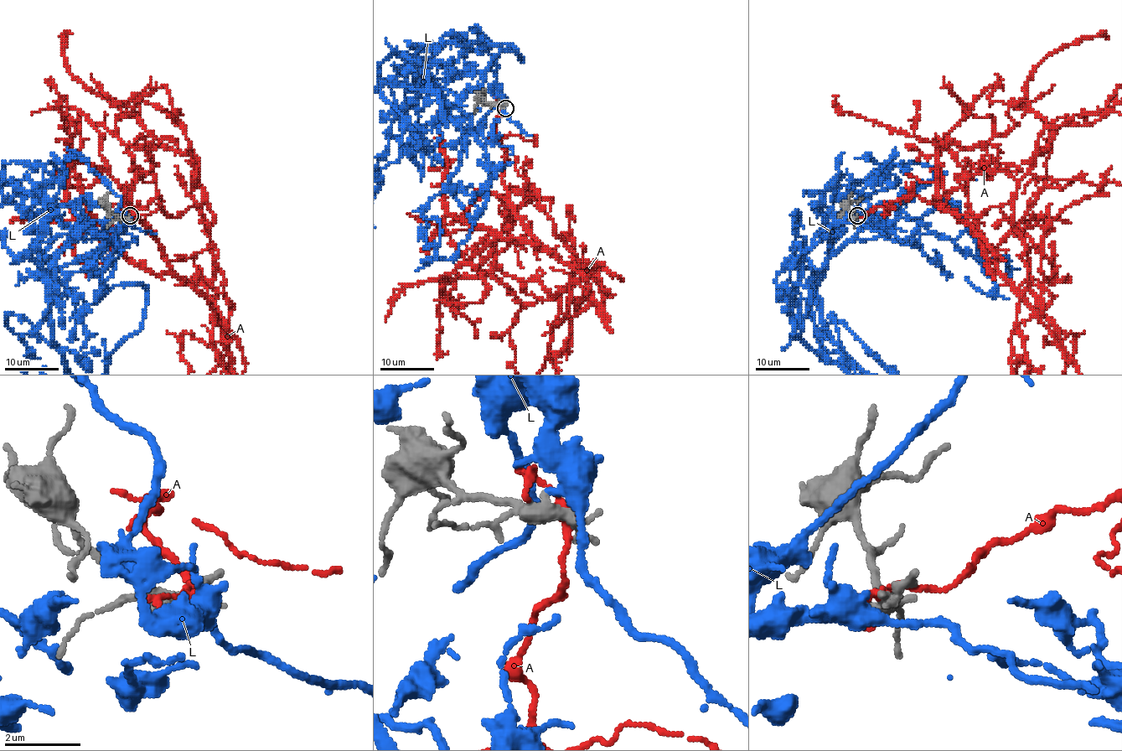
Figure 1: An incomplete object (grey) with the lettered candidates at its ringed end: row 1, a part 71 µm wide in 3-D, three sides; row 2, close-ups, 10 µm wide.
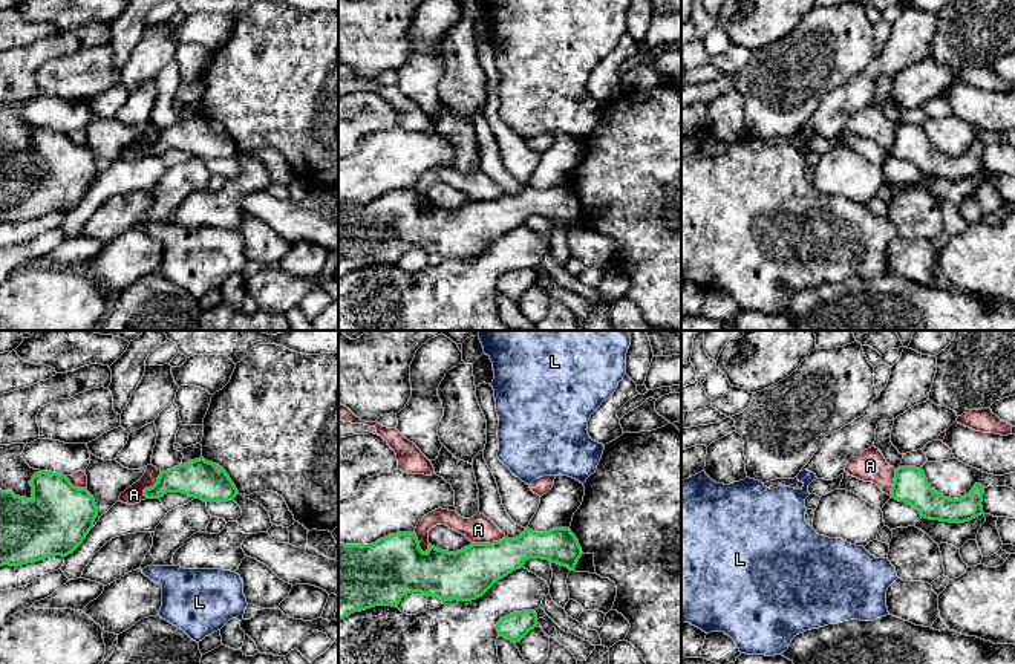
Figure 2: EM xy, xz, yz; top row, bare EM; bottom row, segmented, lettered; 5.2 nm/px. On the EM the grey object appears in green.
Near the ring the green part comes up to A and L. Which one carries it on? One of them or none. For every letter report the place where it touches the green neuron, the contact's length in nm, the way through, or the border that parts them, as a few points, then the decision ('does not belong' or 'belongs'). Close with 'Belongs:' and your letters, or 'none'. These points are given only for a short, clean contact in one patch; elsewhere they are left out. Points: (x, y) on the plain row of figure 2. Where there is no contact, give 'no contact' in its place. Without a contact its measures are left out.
A: contact xz (489, 201); length 190 nm; does not belong
L: no contact; does not belong
Belongs: none

